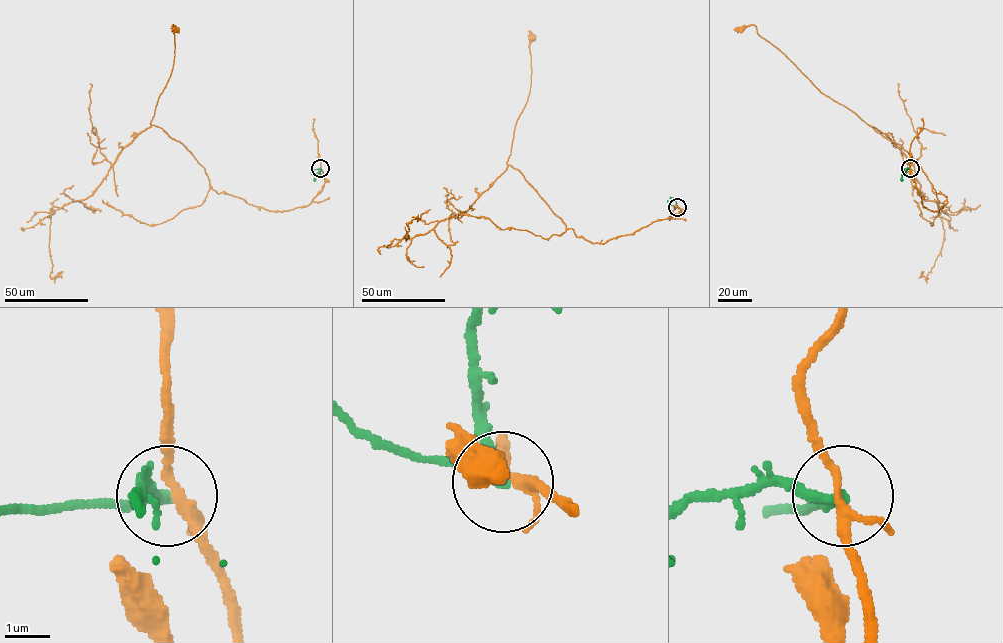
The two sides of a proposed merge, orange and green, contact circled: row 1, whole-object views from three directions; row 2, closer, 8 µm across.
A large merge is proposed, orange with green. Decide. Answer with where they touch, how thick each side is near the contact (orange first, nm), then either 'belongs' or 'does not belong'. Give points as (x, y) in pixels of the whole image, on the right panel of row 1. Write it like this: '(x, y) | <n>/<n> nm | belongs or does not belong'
(910, 168) | 180/190 nm | does not belong

